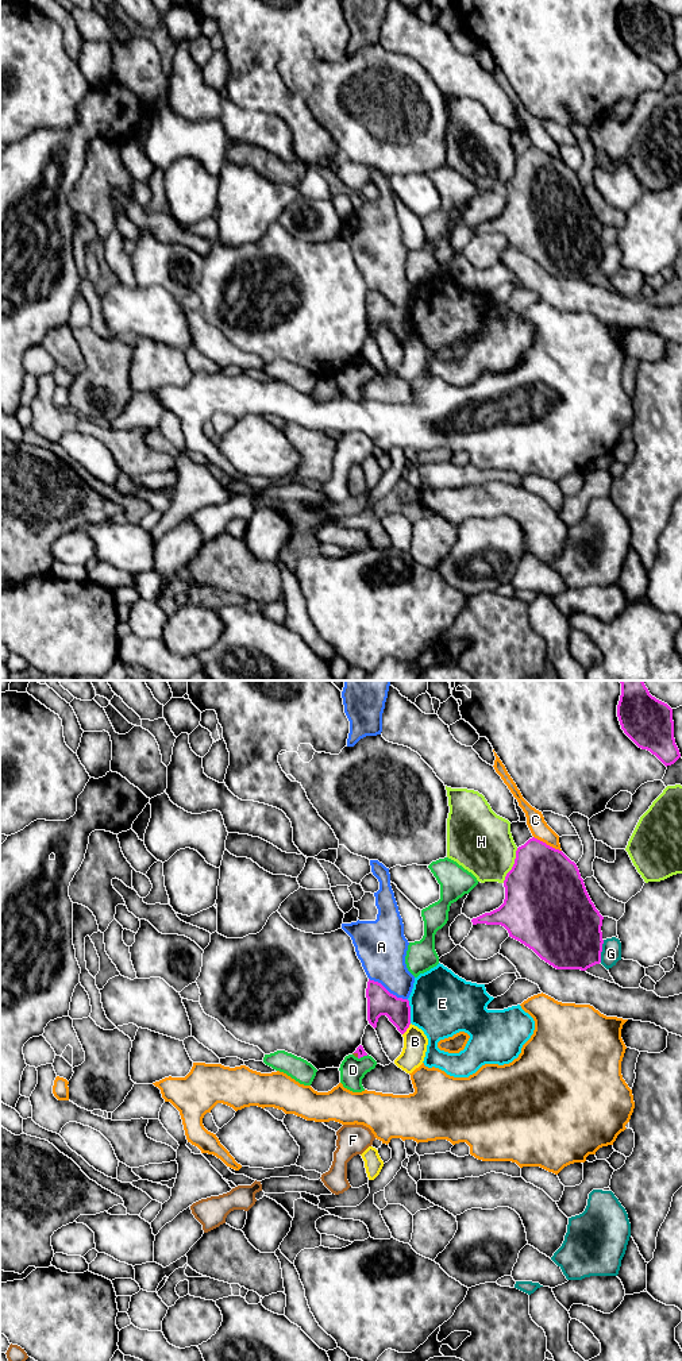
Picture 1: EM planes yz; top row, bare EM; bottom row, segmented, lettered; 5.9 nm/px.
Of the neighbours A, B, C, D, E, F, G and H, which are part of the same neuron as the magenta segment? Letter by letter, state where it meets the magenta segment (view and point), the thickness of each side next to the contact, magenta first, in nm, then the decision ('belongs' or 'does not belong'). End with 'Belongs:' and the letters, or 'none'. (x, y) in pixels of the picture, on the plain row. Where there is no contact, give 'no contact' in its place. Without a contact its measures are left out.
A: contact yz (386, 299); calibres 160 and 280 nm; does not belong
B: contact yz (407, 336); calibres 160 and 140 nm; does not belong
C: contact yz (546, 153); calibres 440 and 110 nm; does not belong
D: contact yz (362, 365); calibres 50 and 160 nm; does not belong
E: contact yz (409, 320); calibres 160 and 380 nm; does not belong
F: contact yz (358, 363); calibres 50 and 20 nm; does not belong
G: contact yz (601, 259); calibres 440 and 120 nm; does not belong
H: contact yz (513, 174); calibres 480 and 360 nm; does not belong
Belongs: none

